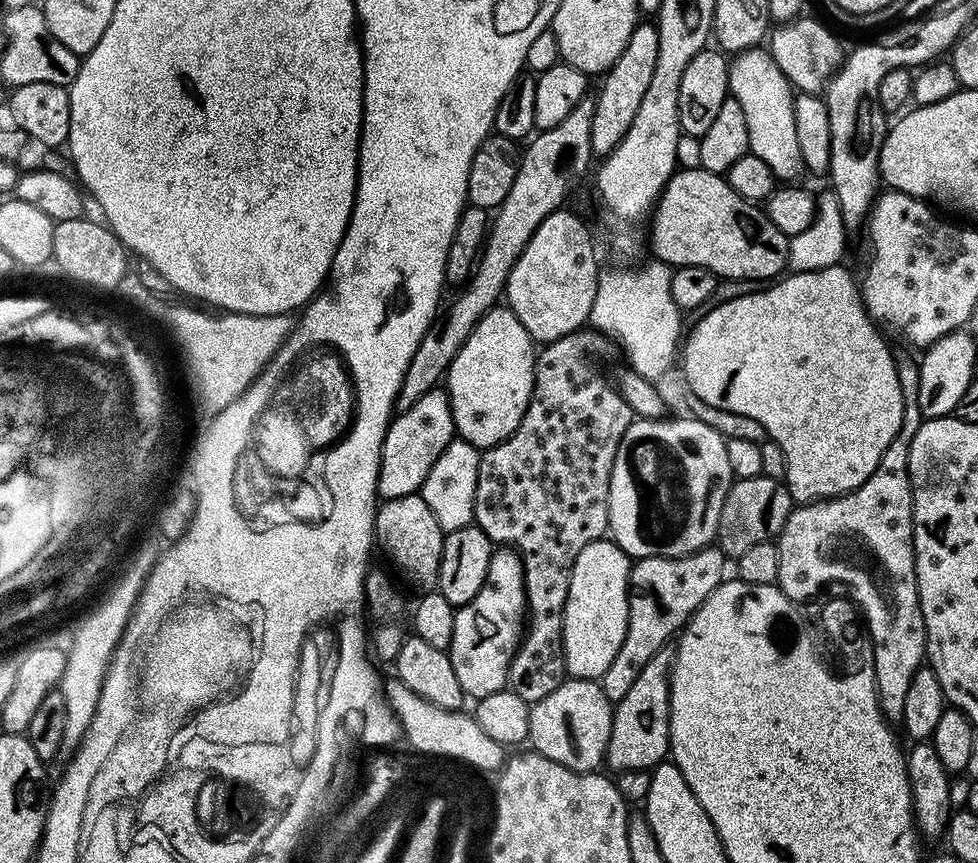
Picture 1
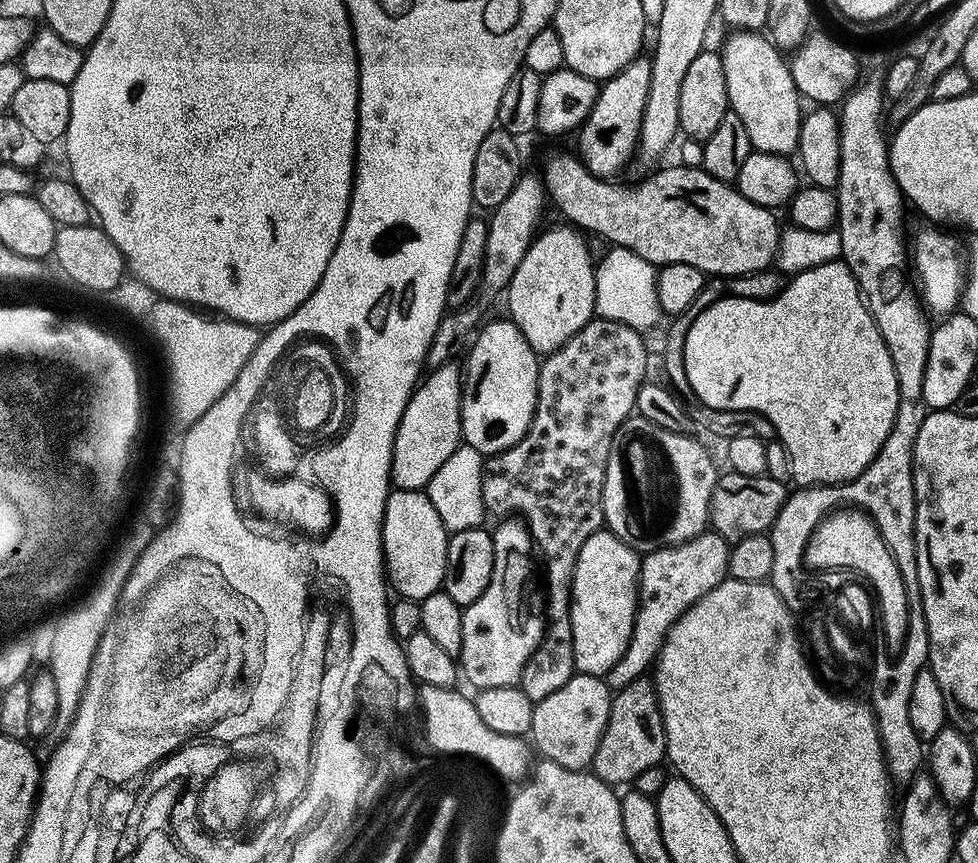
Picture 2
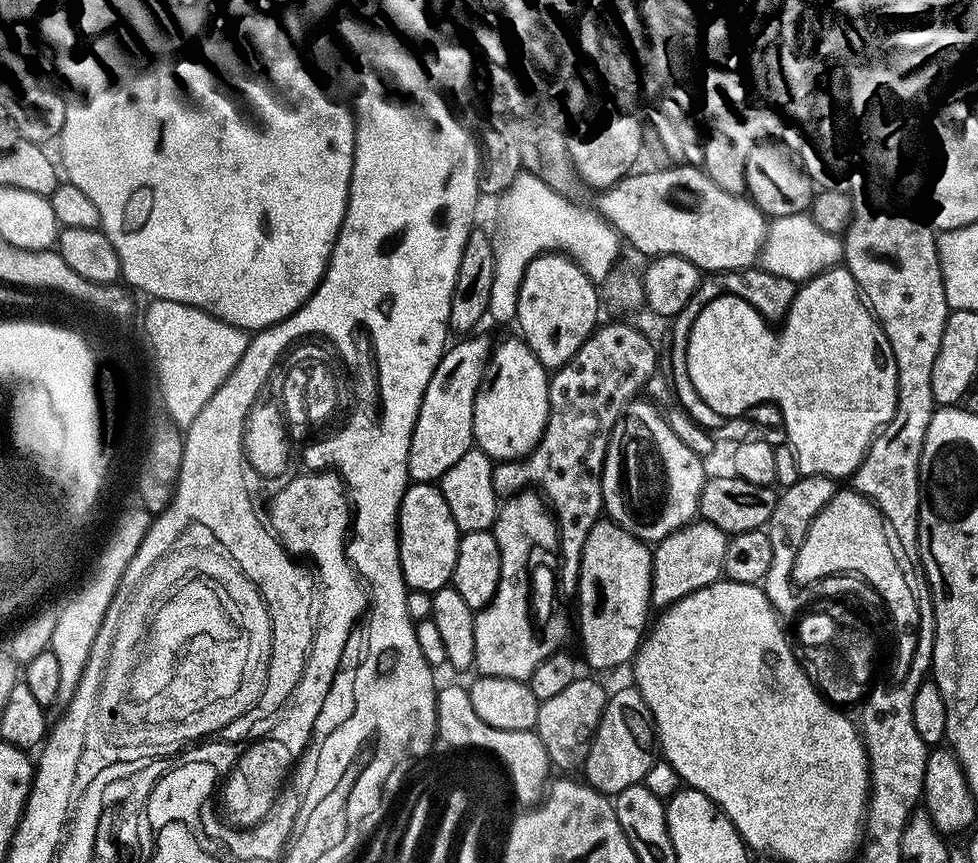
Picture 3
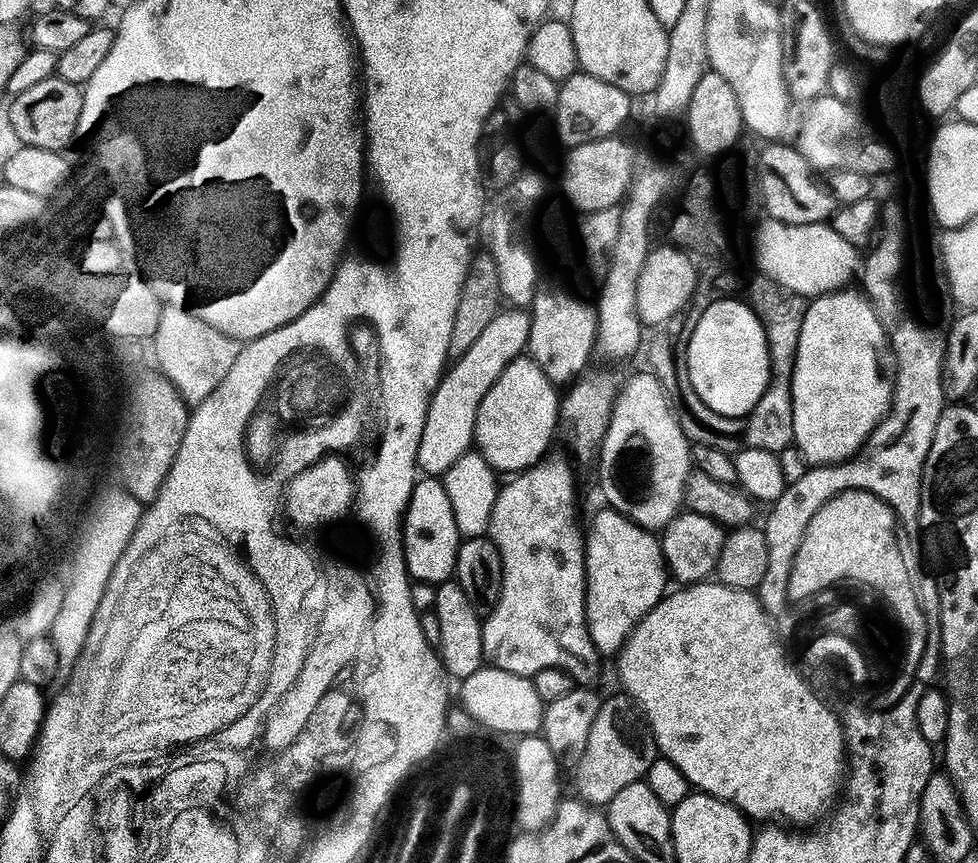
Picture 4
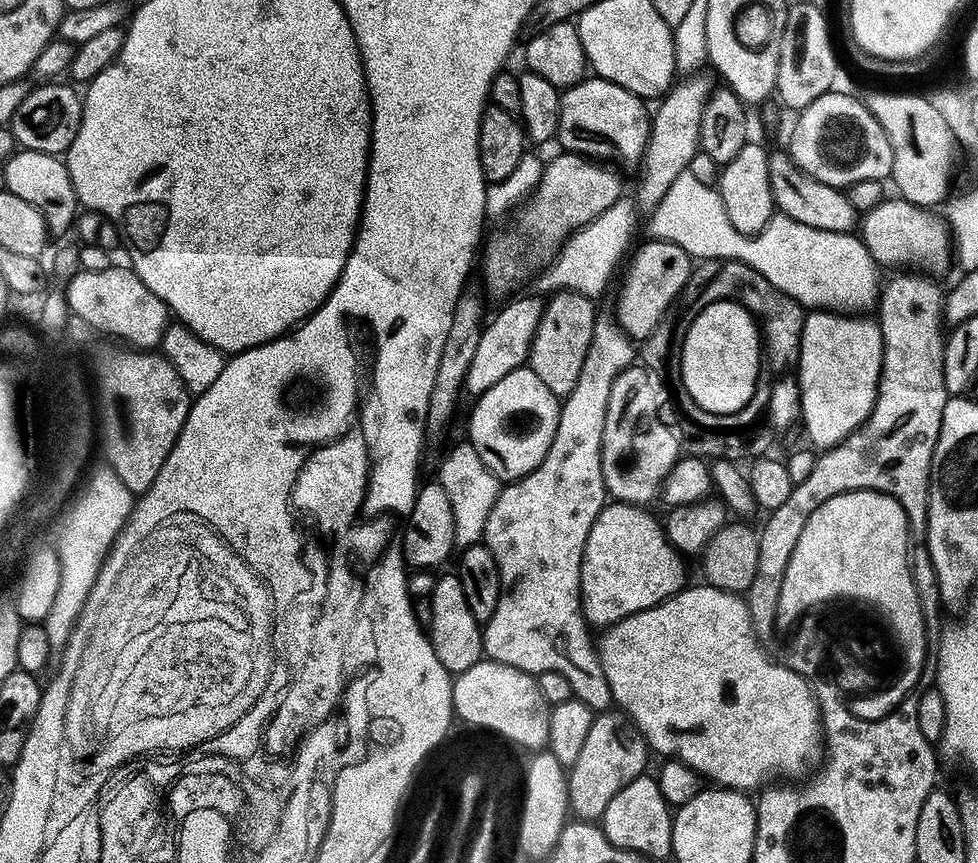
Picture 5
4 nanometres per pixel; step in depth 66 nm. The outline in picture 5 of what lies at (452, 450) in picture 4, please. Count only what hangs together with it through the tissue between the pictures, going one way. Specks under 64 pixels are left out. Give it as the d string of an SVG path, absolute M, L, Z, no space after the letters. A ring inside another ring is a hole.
M539 295L536 296L520 296L510 301L493 320L491 317L485 323L484 332L478 338L478 350L474 350L474 362L470 362L470 370L464 379L464 392L467 395L480 397L486 390L490 390L490 386L494 386L494 382L506 378L506 374L515 368L523 368L529 363L532 339L540 325L545 305L545 301Z

